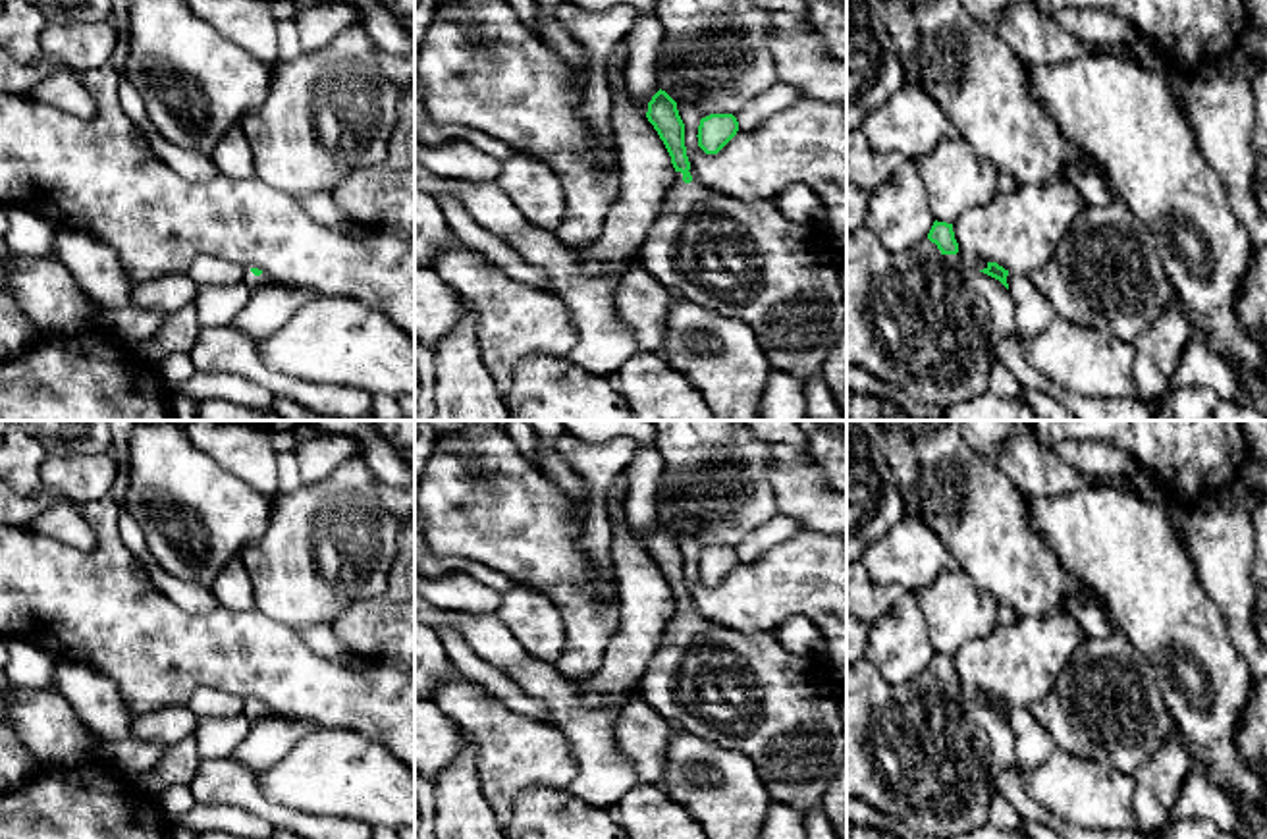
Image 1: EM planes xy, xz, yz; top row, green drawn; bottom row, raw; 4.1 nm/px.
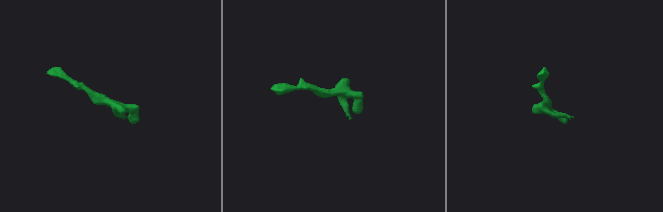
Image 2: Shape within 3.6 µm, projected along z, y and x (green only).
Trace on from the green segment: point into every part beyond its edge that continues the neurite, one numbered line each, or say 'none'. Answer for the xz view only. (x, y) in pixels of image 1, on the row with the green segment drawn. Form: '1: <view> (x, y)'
1: xz (743, 259)

